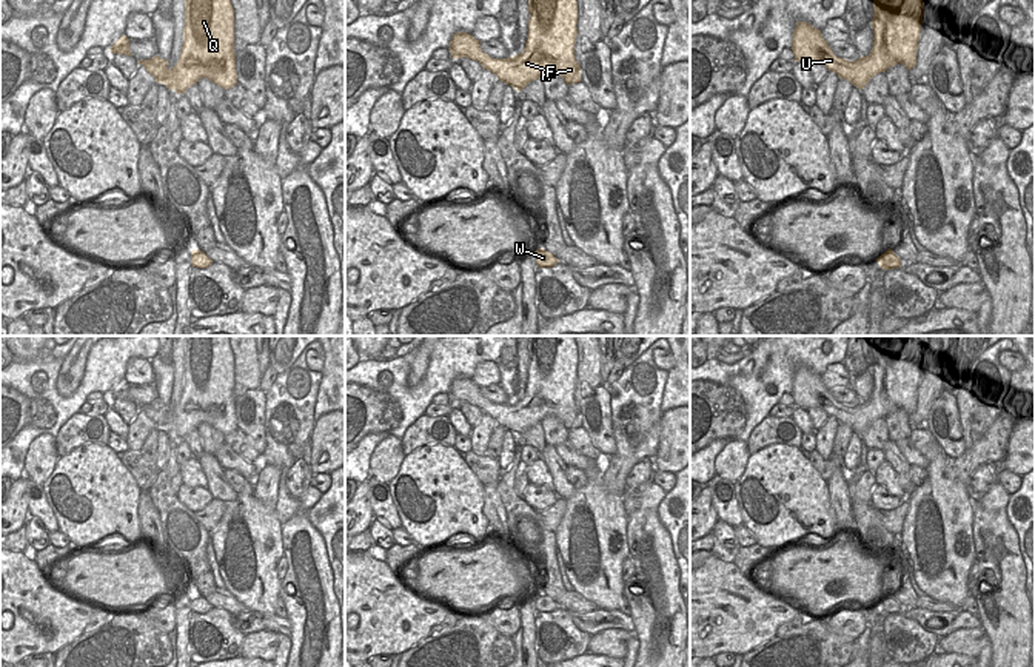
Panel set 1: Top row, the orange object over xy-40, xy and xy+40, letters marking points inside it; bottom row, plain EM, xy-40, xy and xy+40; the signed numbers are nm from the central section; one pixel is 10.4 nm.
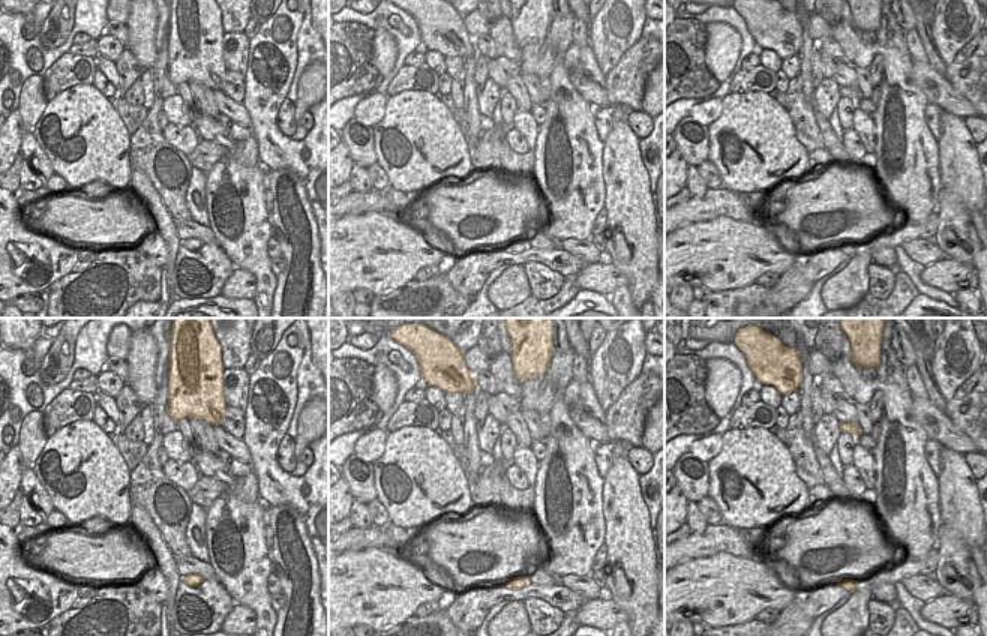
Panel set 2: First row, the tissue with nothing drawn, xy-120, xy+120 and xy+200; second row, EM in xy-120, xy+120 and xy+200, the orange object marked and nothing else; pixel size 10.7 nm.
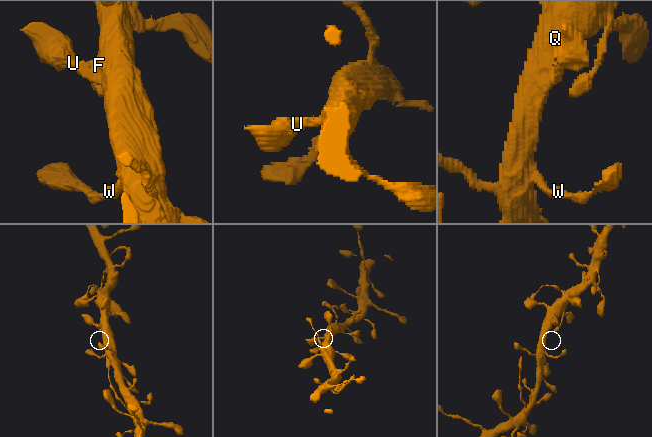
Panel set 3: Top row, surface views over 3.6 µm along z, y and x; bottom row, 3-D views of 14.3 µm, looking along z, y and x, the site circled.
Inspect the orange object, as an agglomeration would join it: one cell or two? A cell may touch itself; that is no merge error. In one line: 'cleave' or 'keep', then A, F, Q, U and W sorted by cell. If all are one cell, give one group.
keep; groups A F Q U W

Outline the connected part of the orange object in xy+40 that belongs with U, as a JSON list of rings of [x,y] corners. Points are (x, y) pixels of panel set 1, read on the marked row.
[[[873,0],[873,46],[869,55],[859,57],[855,62],[836,57],[822,39],[821,29],[813,28],[807,22],[798,22],[792,39],[795,62],[804,65],[821,63],[829,71],[836,72],[839,79],[846,79],[853,86],[862,89],[873,75],[886,72],[890,66],[903,63],[909,71],[915,68],[923,17],[923,0]]]

